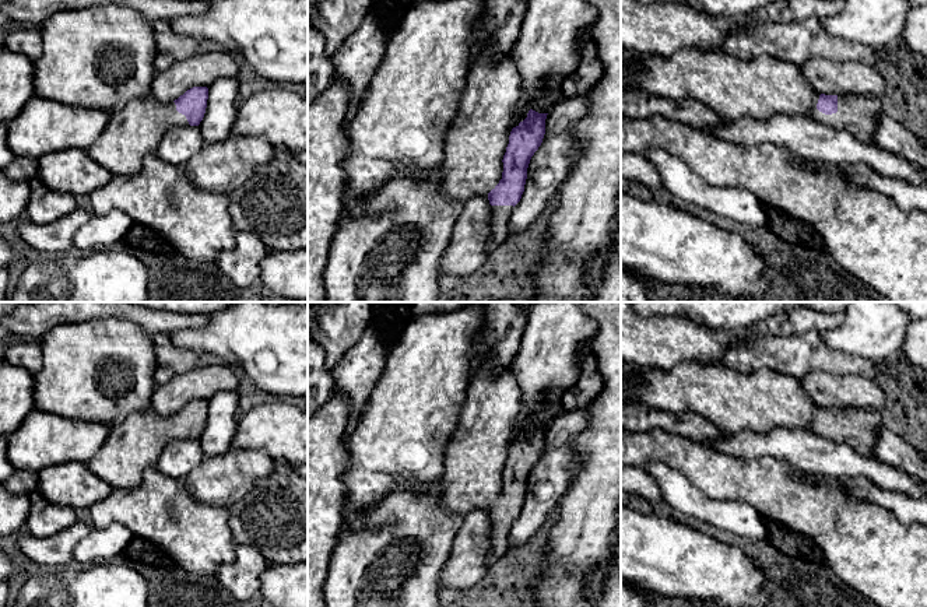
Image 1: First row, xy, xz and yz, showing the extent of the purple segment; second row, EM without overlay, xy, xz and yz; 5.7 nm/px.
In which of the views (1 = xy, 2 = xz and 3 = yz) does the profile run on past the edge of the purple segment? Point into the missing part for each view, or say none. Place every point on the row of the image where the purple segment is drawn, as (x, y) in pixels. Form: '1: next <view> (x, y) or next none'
1: next xy (134, 130)
2: next xz (474, 146)
3: next yz (761, 87)

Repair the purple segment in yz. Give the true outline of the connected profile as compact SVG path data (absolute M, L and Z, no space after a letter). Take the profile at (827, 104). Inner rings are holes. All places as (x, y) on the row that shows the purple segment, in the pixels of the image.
M685 49L668 56L625 53L621 77L650 94L671 99L694 99L726 120L754 117L768 120L775 115L808 116L824 124L846 130L864 144L874 143L875 124L882 115L879 98L871 95L818 94L793 63L769 55L740 59L721 50Z

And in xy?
M193 87L168 103L157 101L150 92L110 112L106 127L87 152L113 176L137 175L143 159L155 152L171 129L200 124L207 99L207 87Z

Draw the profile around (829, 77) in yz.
M814 57L798 69L818 94L881 98L886 90L879 71L864 63Z

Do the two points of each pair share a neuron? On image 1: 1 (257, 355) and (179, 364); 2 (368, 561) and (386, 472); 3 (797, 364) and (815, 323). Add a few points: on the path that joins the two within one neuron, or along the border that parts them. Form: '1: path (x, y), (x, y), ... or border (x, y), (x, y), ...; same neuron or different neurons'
1: border (169, 340), (175, 346), (189, 348), (199, 355); different neurons
2: border (411, 487), (379, 498), (362, 526); different neurons
3: border (822, 332), (780, 334); different neurons

